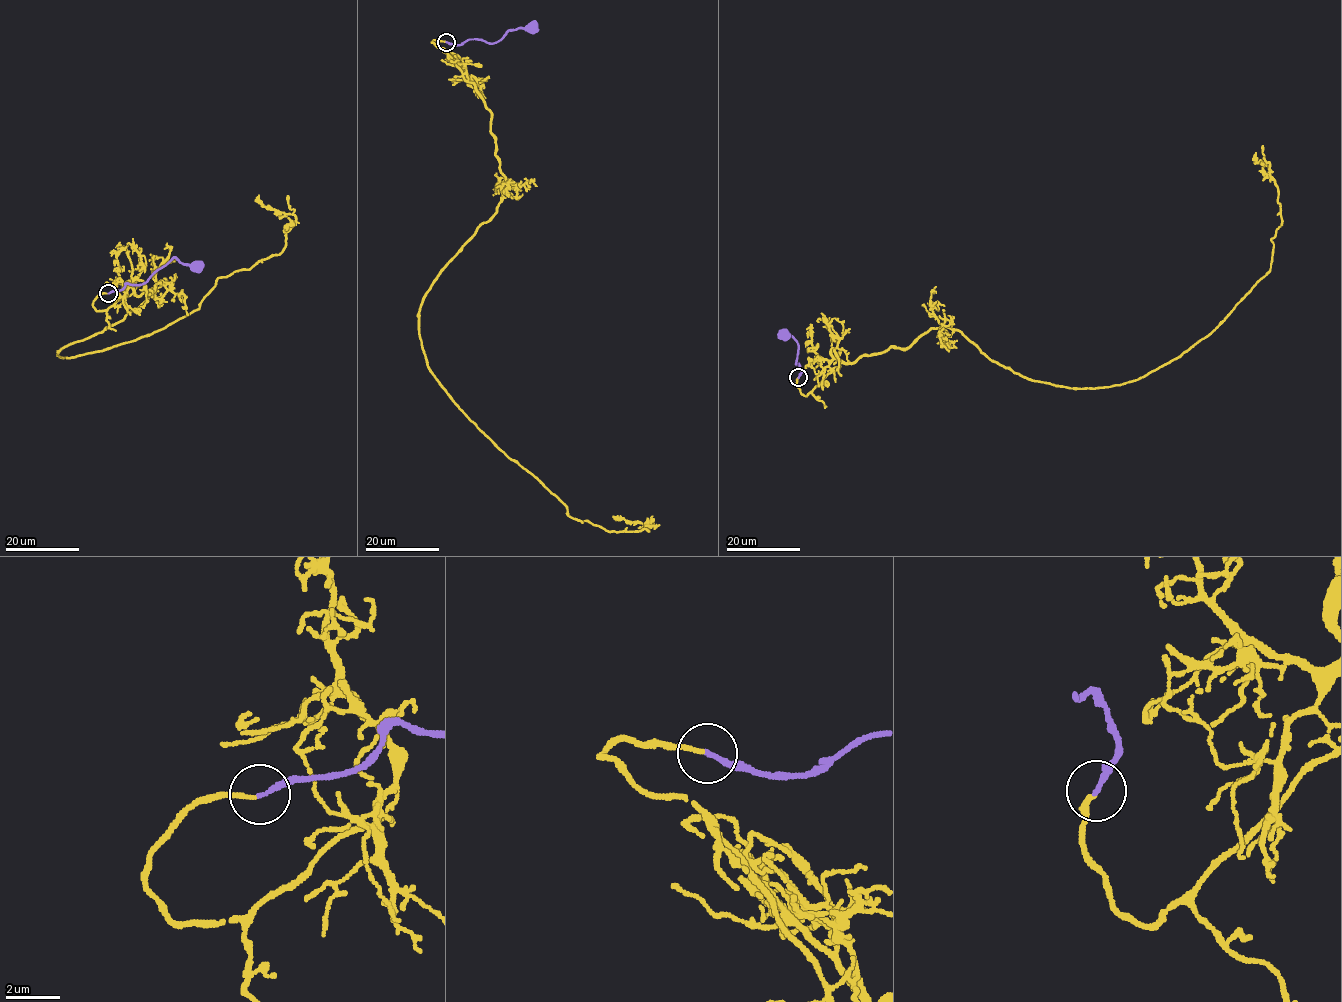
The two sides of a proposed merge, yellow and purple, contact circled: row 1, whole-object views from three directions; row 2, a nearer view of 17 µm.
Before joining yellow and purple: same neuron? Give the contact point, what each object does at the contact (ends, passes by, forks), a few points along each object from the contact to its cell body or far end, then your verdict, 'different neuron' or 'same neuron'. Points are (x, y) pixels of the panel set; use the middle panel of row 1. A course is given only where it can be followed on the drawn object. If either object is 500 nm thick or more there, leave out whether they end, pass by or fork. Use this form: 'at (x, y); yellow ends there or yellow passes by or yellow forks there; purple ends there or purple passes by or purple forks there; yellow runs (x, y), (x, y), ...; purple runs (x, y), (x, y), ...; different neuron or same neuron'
at (446, 42); yellow ends there; purple ends there; yellow runs (446, 42), (432, 42), (491, 114), (506, 186), (422, 303), (430, 372), (572, 518), (655, 526), (616, 520); purple runs (446, 42), (458, 45), (480, 39), (494, 43), (508, 31), (517, 28), (534, 31), (537, 28); same neuron

